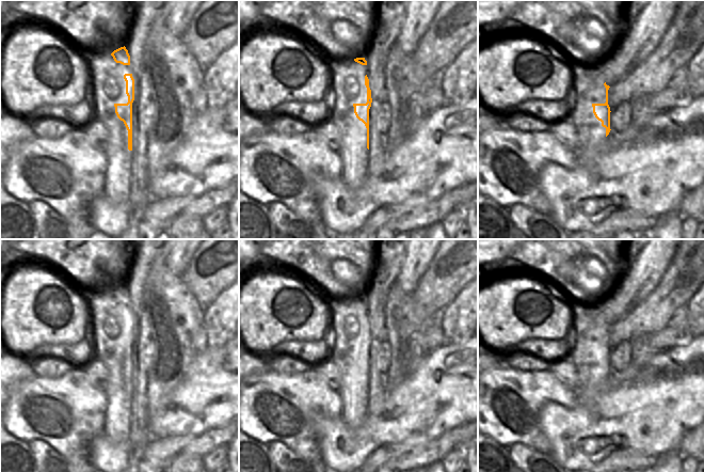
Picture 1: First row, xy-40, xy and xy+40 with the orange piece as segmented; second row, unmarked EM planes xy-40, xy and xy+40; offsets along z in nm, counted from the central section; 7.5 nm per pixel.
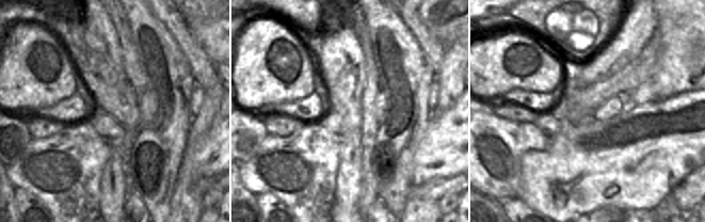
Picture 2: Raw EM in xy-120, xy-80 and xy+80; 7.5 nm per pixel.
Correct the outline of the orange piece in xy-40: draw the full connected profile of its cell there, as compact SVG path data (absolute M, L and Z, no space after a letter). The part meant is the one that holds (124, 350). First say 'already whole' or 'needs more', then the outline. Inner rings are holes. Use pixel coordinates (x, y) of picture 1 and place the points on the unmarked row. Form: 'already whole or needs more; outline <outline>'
already whole; outline M125 313L127 343L114 343L117 357L124 361L128 369L128 389L132 390L132 342L134 340L134 318L132 313Z

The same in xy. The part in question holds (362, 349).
already whole; outline M365 315L365 325L367 327L367 342L366 343L353 343L354 352L356 357L362 360L367 367L367 388L369 389L369 348L371 346L371 329L369 327L369 318Z

